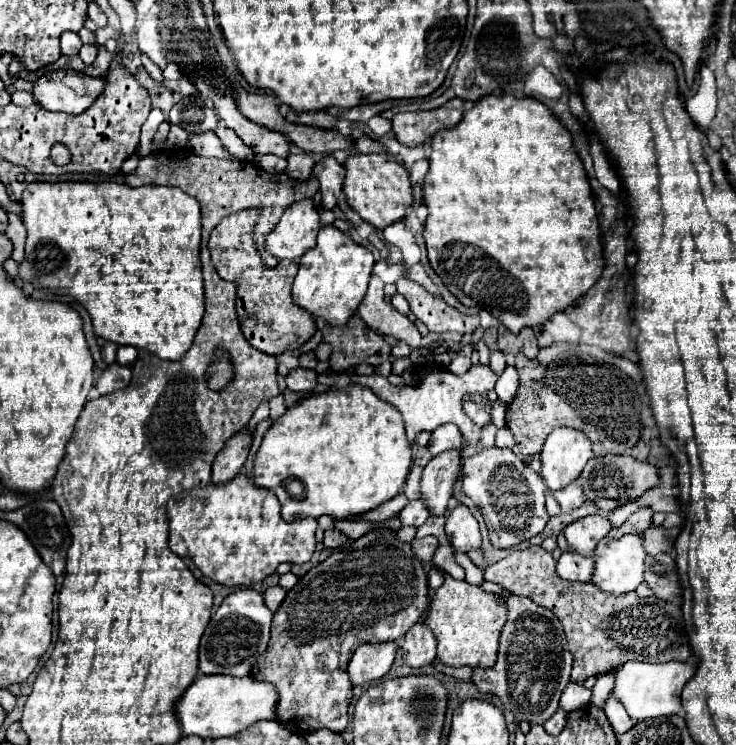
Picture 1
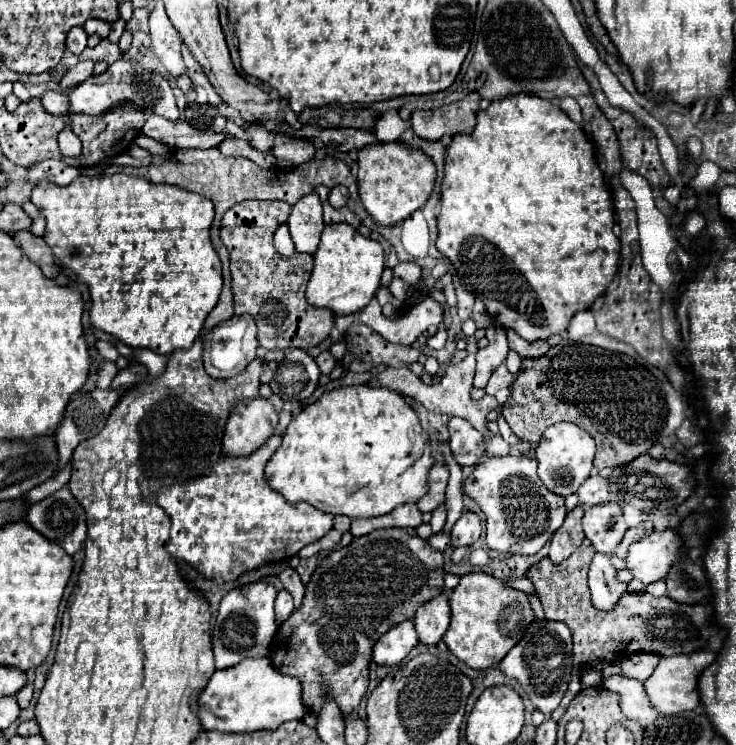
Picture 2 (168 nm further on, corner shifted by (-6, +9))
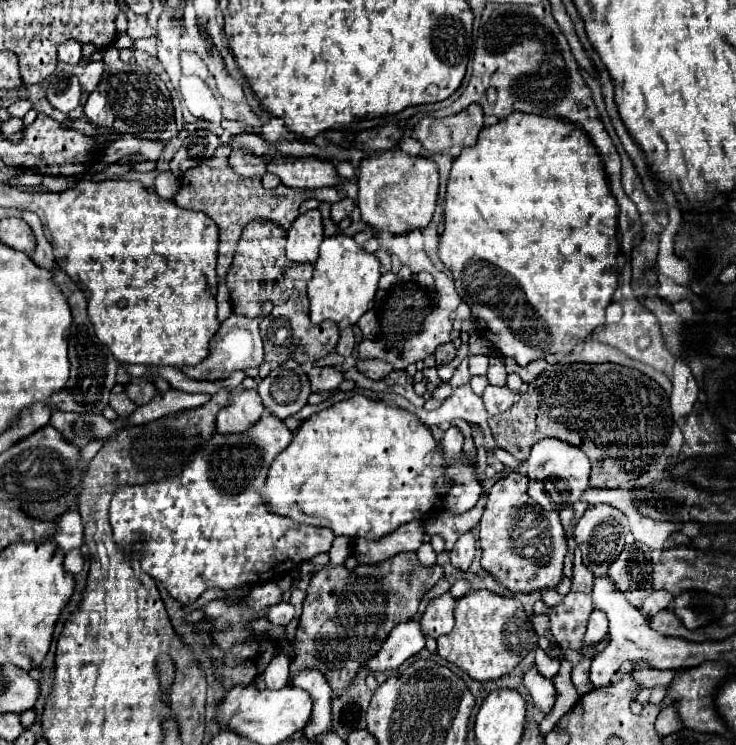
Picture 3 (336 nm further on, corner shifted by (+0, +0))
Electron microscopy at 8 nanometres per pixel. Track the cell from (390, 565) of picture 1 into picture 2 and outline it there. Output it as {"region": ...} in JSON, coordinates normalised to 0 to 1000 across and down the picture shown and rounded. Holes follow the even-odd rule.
{"region":[[[519,709],[497,719],[481,722],[473,733],[457,738],[432,757],[416,784],[410,813],[399,819],[386,838],[378,840],[378,851],[367,867],[367,889],[372,899],[399,907],[410,918],[413,948],[435,958],[446,940],[454,940],[465,961],[476,961],[486,948],[500,923],[500,894],[505,864],[533,840],[560,832],[565,819],[601,797],[603,792],[603,752],[601,741],[587,738],[584,730],[571,722],[563,709]]]}

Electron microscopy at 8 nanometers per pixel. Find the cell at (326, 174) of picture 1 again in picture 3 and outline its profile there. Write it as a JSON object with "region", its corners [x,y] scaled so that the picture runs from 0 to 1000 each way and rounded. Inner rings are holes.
{"region":[[[465,267],[465,270],[454,272],[451,275],[451,297],[457,297],[457,302],[459,302],[465,294],[470,294],[481,283],[481,278],[484,278],[484,272],[478,267]]]}

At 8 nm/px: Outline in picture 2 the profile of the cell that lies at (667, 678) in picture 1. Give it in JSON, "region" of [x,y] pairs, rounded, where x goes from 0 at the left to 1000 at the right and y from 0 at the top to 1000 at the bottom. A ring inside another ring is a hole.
{"region":[[[948,872],[948,875],[940,875],[935,881],[897,883],[894,894],[889,897],[889,902],[875,915],[875,926],[878,926],[886,948],[894,953],[897,961],[910,961],[910,958],[924,958],[924,956],[932,956],[932,953],[943,953],[951,945],[948,926],[946,926],[946,913],[954,905],[954,899],[967,891],[970,883],[973,883],[973,878],[965,875],[965,872]]]}

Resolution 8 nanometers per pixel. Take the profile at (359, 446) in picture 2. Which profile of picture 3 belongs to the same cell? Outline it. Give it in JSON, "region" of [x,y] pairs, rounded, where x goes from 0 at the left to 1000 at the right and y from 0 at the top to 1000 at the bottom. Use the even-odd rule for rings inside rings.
{"region":[[[481,530],[478,536],[462,538],[435,554],[427,554],[421,562],[416,562],[408,576],[399,581],[397,595],[389,600],[389,605],[383,605],[378,611],[378,616],[370,621],[364,643],[361,643],[361,656],[359,656],[359,675],[378,691],[394,694],[405,702],[416,702],[416,705],[429,705],[429,707],[446,707],[454,713],[454,718],[467,718],[467,721],[495,721],[495,723],[519,723],[530,715],[535,715],[535,710],[541,710],[549,702],[557,699],[573,699],[584,683],[592,686],[601,681],[601,667],[606,667],[614,646],[609,640],[603,640],[603,630],[606,630],[606,616],[601,608],[601,600],[590,592],[584,576],[579,570],[573,570],[573,565],[568,565],[568,560],[563,560],[563,554],[541,549],[541,546],[530,546],[519,538],[505,538],[497,530]]]}

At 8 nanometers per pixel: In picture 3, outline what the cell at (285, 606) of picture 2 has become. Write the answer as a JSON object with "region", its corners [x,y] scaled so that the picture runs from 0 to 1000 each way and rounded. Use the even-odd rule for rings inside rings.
{"region":[[[380,807],[378,812],[367,815],[359,828],[361,828],[370,839],[383,839],[383,842],[389,842],[389,839],[399,831],[399,815],[397,815],[394,809]]]}

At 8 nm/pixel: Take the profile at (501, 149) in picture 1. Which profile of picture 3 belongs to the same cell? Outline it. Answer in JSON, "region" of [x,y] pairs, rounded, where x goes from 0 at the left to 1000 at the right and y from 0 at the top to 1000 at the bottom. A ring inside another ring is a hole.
{"region":[[[696,152],[693,157],[682,160],[668,170],[658,170],[652,176],[649,192],[644,197],[628,200],[625,211],[620,211],[609,254],[606,254],[606,272],[603,272],[603,313],[598,318],[598,348],[603,358],[614,366],[622,396],[639,412],[644,428],[652,436],[652,444],[668,463],[685,477],[696,479],[704,490],[717,490],[720,485],[739,482],[745,474],[777,474],[780,466],[793,458],[802,447],[813,439],[823,436],[821,415],[832,404],[832,396],[840,385],[837,369],[837,345],[842,340],[842,329],[837,321],[840,313],[840,272],[826,254],[823,232],[818,227],[818,213],[813,211],[813,200],[785,168],[758,160],[758,157],[736,157],[736,154],[717,154],[717,152]]]}

